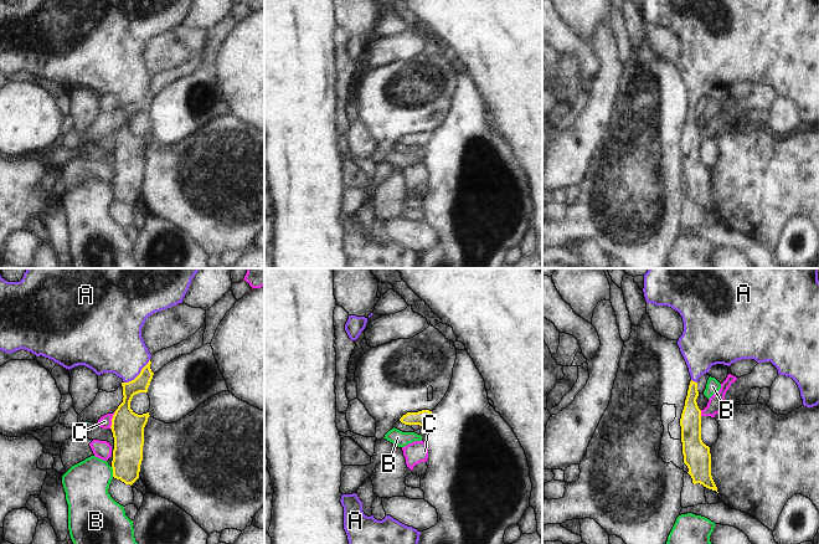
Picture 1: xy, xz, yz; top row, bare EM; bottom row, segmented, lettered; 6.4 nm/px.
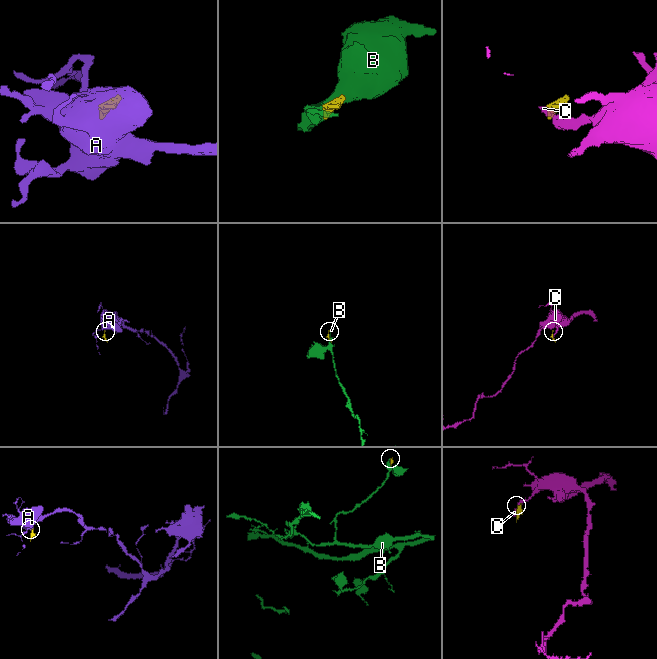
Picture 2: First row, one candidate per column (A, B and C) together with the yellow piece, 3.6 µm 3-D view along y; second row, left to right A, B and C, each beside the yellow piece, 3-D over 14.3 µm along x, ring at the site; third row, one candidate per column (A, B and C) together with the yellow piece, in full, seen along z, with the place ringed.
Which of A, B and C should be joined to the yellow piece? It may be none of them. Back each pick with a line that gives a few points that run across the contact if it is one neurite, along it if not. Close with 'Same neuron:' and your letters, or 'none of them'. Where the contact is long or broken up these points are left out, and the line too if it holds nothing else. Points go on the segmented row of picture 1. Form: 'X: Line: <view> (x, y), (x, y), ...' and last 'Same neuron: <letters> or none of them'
A: Line: xy (140, 384), (139, 374), (132, 362), (114, 344)
Same neuron: A

